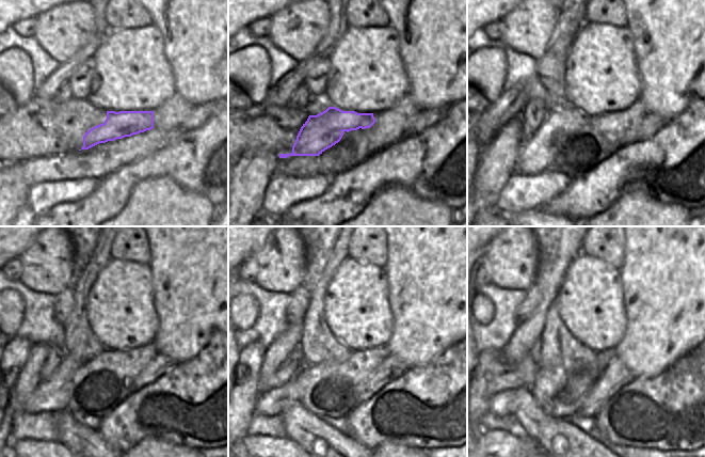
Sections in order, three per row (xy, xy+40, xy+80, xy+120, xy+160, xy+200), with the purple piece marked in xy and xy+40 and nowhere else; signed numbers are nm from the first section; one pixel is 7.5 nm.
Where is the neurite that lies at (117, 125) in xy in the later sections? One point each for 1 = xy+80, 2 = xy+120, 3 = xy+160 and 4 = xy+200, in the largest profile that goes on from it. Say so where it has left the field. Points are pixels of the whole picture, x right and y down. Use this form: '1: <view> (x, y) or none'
1: xy+80 (537, 150)
2: xy+120 (52, 395)
3: xy+160 (279, 391)
4: xy+200 (502, 380)

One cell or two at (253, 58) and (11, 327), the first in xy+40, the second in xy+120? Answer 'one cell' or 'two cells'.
one cell

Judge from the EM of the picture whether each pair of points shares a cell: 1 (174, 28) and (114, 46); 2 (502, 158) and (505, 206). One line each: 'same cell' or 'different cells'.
1: different cells
2: different cells

